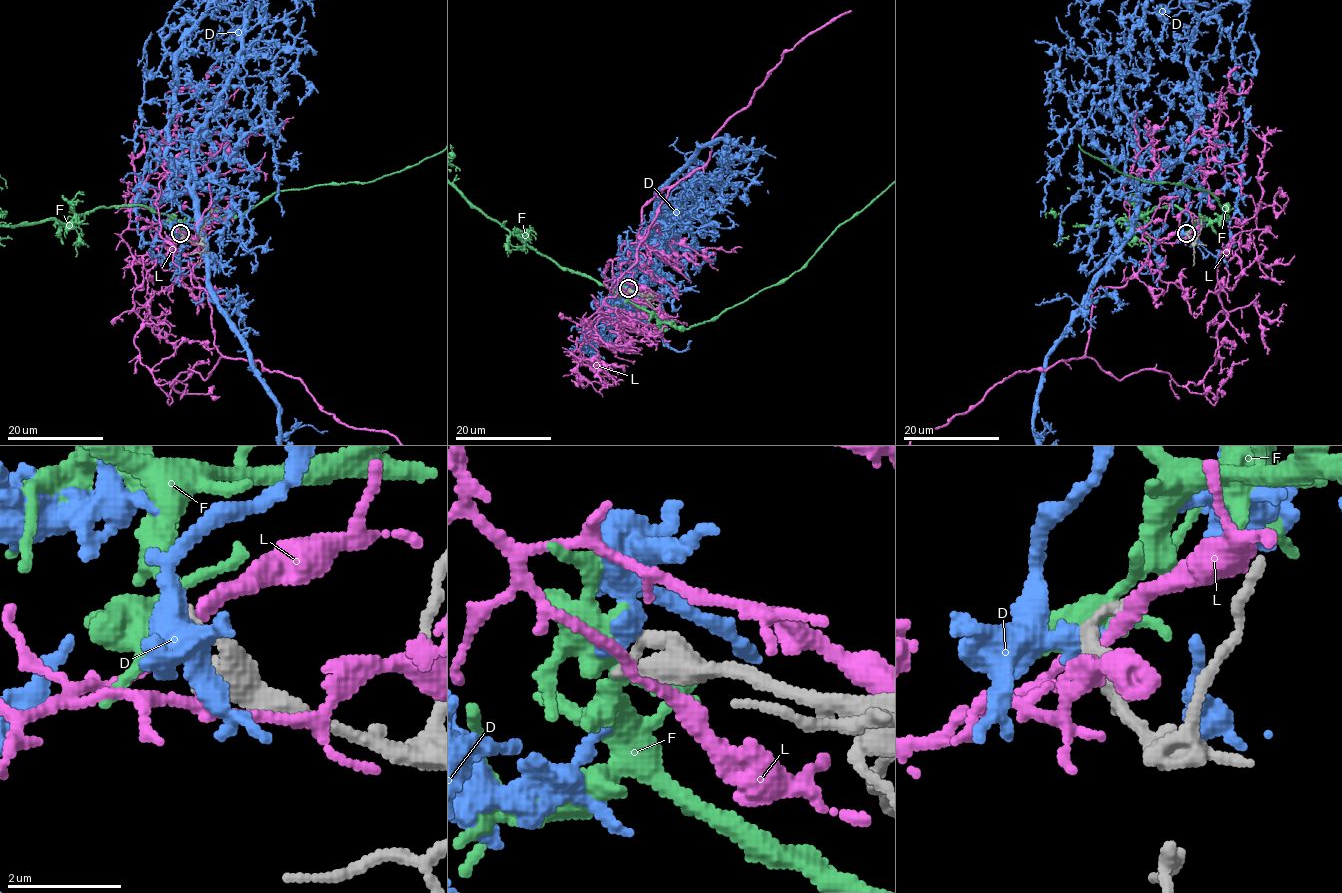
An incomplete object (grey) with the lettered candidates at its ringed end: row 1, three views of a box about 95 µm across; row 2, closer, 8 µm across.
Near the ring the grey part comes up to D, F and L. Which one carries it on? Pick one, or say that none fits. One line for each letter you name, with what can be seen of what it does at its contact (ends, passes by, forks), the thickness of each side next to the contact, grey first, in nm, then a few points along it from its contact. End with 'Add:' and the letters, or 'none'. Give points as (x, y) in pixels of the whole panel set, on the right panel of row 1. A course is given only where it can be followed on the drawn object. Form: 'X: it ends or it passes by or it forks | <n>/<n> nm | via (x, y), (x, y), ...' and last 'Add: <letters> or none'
Add: none

